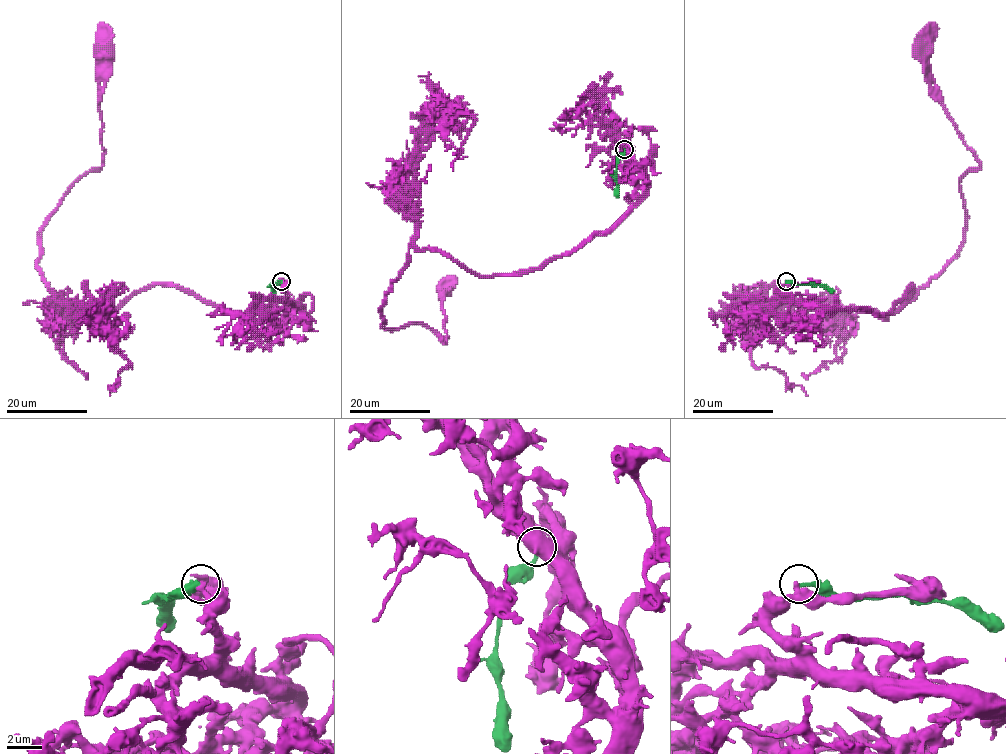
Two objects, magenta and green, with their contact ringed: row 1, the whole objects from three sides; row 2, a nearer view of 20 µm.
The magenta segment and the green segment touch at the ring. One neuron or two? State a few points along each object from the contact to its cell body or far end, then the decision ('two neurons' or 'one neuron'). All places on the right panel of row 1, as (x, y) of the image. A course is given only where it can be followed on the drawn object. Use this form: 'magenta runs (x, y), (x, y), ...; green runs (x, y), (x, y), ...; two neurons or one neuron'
magenta runs (786, 281), (791, 300), (876, 314), (912, 285), (885, 318), (956, 254), (959, 180), (980, 166), (924, 49); green runs (786, 281), (796, 285), (826, 286), (833, 291); two neurons

